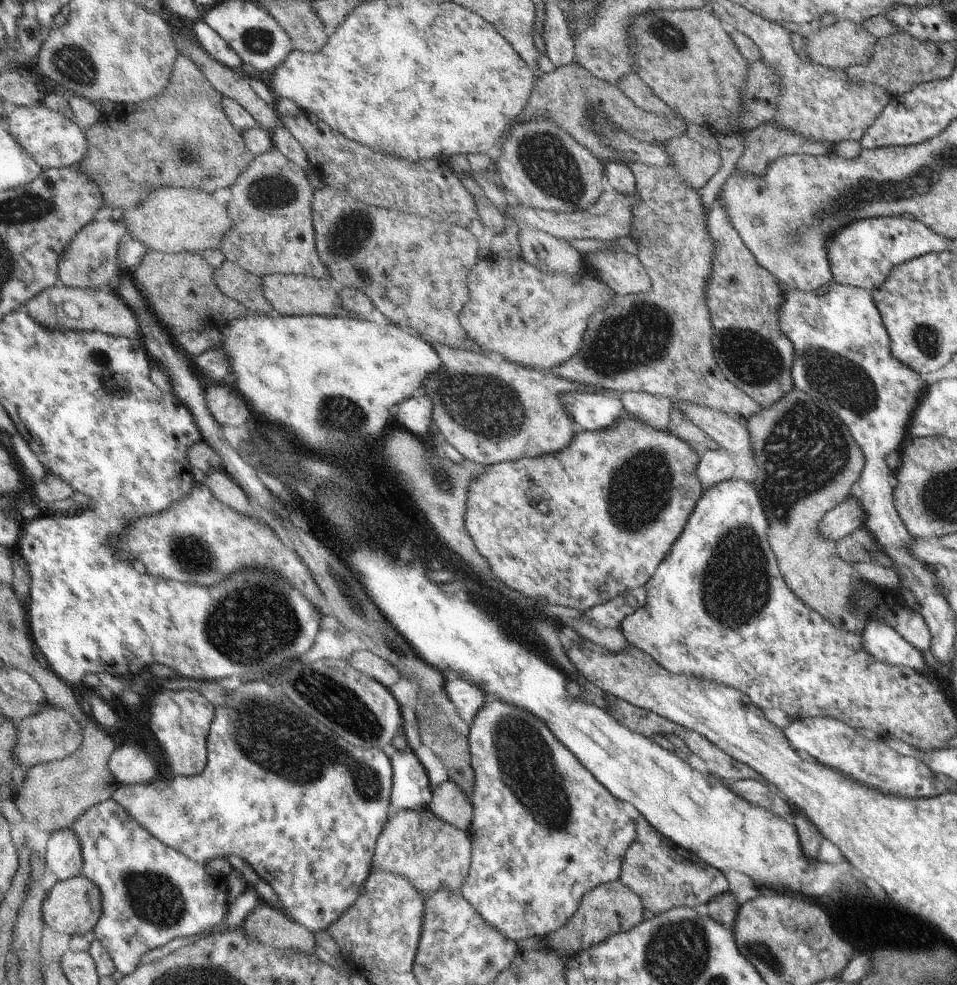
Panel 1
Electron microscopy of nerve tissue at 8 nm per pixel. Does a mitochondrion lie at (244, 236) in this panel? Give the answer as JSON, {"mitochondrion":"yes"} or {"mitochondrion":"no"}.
{"mitochondrion":"no"}

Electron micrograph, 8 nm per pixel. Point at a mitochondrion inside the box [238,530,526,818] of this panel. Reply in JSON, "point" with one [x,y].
{"point":[329,696]}

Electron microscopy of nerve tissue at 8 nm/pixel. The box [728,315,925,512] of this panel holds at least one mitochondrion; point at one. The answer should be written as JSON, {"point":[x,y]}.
{"point":[852,392]}

